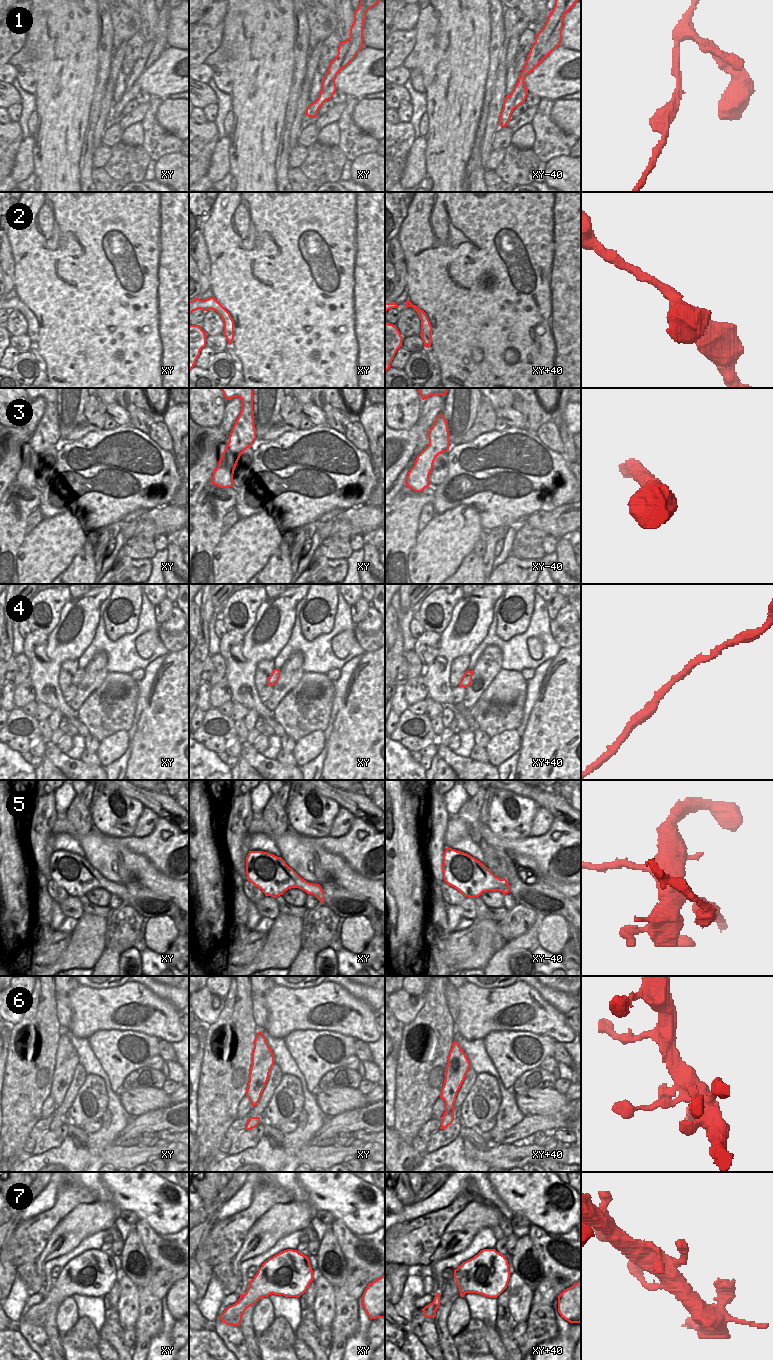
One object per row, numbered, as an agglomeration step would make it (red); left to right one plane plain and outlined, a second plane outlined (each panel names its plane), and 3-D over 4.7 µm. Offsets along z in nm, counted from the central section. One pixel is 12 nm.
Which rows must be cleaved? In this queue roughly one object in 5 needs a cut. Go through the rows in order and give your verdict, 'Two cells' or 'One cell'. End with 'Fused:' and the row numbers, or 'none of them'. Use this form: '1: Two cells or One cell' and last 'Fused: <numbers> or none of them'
1: One cell
2: One cell
3: One cell
4: One cell
5: Two cells
6: One cell
7: One cell
Fused: 5

